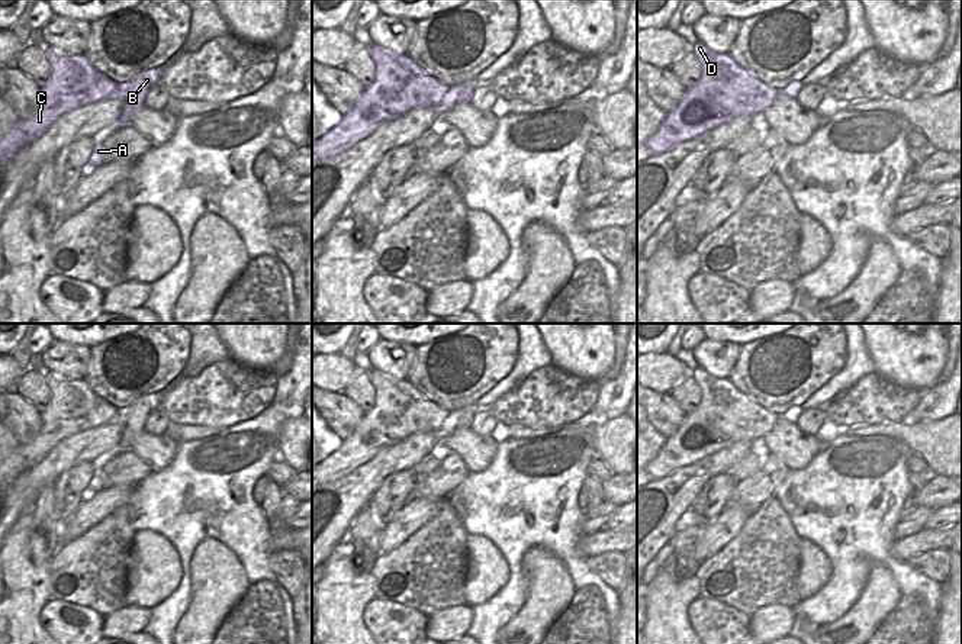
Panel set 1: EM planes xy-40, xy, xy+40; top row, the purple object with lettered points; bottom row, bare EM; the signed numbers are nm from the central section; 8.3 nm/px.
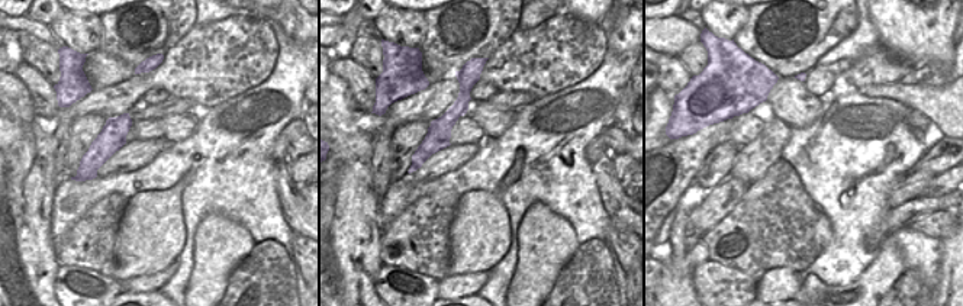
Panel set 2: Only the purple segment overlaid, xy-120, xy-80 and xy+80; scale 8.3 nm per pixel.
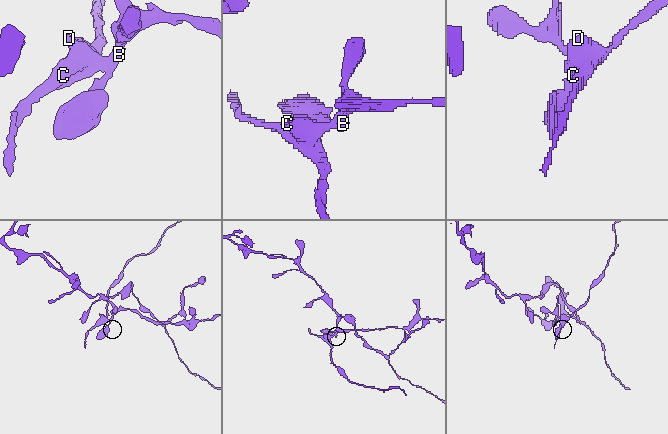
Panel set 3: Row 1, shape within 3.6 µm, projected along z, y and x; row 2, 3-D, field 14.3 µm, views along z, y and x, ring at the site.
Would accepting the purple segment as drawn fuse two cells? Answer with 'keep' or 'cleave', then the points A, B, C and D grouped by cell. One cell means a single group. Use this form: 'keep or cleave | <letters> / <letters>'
cleave | A B / C D

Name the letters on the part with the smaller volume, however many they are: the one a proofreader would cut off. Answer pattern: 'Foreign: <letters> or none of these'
Foreign: C, D

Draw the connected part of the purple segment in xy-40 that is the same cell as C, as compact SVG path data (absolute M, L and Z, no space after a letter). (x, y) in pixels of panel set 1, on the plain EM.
M44 371L49 405L41 413L41 429L30 444L19 444L0 461L0 487L45 458L57 442L77 432L122 421L119 408L99 397L84 380L65 380Z

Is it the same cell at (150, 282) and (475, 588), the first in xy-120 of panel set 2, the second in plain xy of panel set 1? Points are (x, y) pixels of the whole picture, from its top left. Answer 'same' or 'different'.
different

